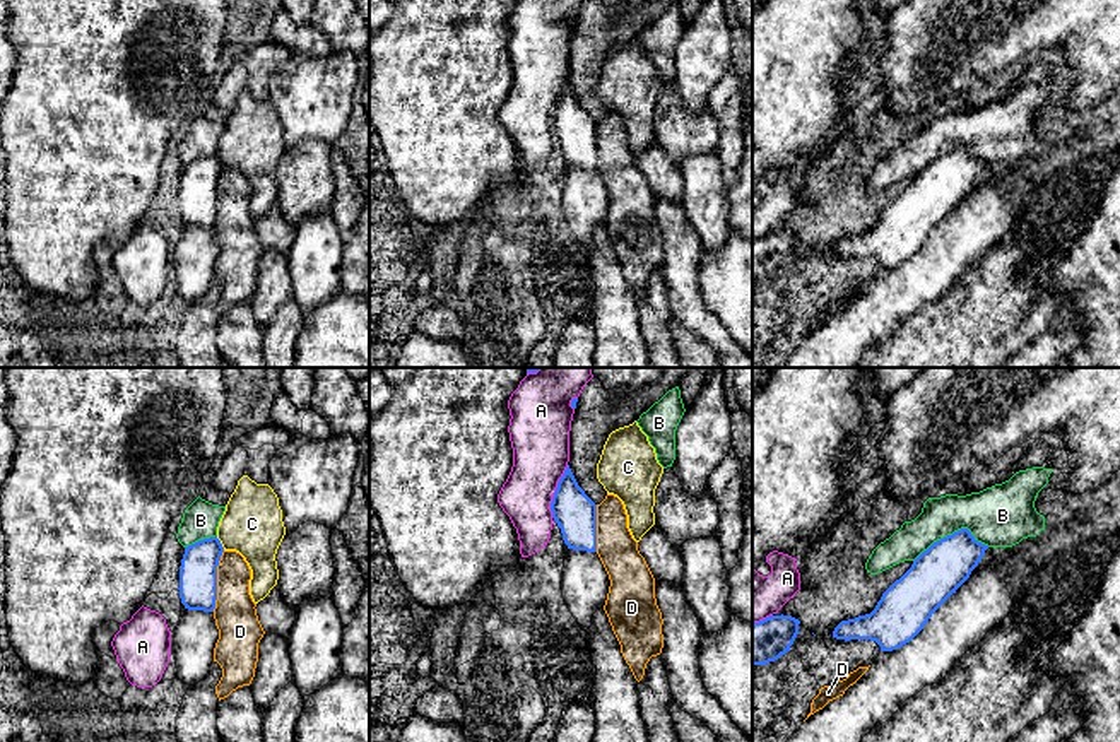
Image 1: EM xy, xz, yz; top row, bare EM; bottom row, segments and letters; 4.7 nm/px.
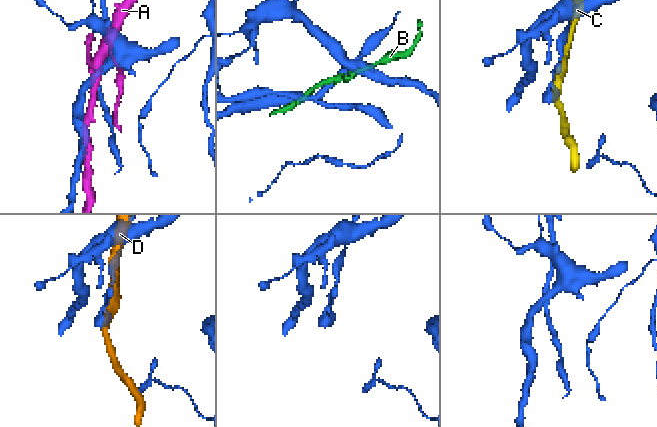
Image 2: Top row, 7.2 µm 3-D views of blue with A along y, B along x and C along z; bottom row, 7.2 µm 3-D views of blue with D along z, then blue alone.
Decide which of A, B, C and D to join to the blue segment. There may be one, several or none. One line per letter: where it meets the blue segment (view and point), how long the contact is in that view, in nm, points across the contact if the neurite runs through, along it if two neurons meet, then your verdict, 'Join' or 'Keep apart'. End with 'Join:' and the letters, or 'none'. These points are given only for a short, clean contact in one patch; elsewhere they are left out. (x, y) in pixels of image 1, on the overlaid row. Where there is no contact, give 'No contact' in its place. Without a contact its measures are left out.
A: Touches blue at xz (556, 491). Shared border 260 nm. Keep apart
B: Touches blue at yz (953, 534). Shared border 360 nm. Keep apart
C: Touches blue at xy (219, 542). Shared border 80 nm. Keep apart
D: Touches blue at xy (216, 582). Shared border 300 nm. Keep apart
Join: none

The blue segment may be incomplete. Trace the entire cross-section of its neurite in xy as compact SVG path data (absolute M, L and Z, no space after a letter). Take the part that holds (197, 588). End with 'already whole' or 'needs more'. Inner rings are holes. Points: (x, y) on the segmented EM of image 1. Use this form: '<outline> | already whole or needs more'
M215 537L185 547L180 566L180 598L188 610L214 612L217 600L217 566L224 547Z | already whole

